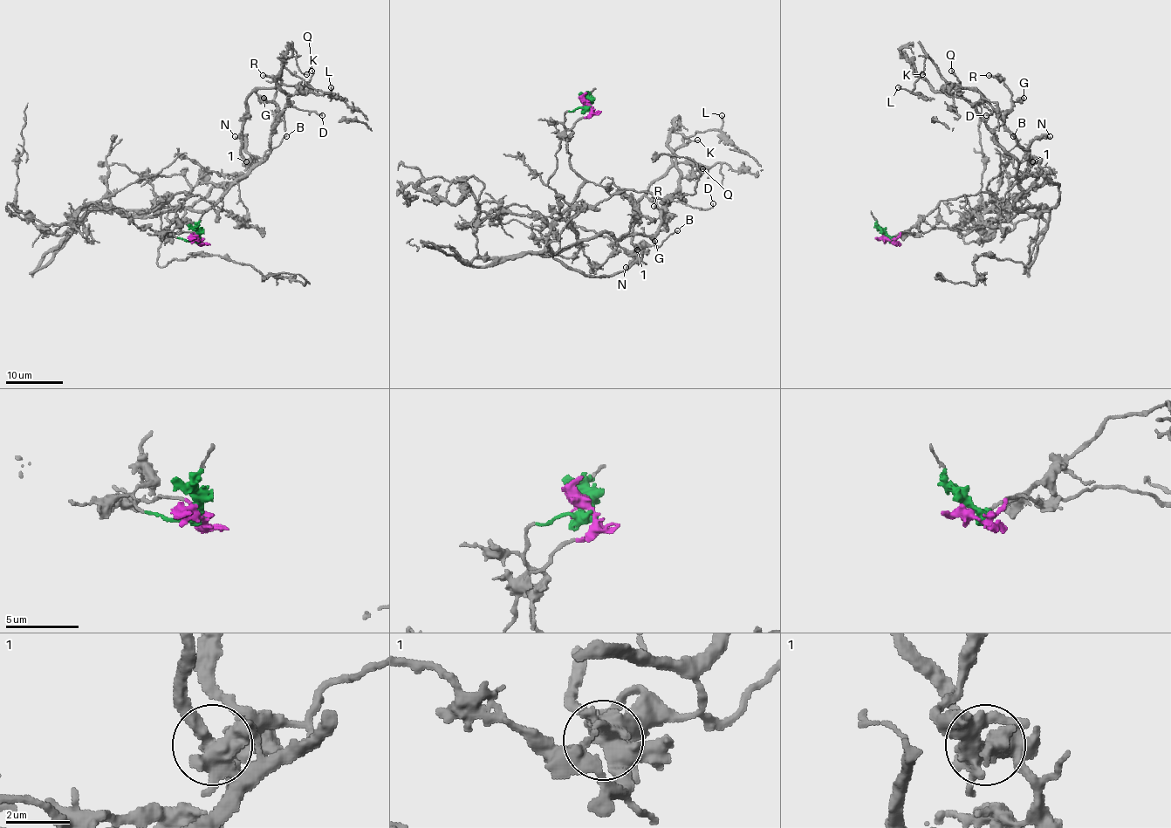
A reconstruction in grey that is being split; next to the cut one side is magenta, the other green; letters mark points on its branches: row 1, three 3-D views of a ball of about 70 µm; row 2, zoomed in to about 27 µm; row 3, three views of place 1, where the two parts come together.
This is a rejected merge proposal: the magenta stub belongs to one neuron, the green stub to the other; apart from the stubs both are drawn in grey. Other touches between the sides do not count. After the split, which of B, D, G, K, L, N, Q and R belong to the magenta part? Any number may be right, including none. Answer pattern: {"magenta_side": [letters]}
{"magenta_side": ["B", "D", "G", "L", "N", "Q", "R"]}

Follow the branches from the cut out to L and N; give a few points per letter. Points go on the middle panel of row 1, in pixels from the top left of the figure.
L: (587, 105), (563, 133), (548, 180), (578, 240), (653, 235), (679, 178), (667, 135), (720, 129), (721, 115)
N: (587, 105), (563, 133), (548, 186), (570, 207), (578, 240), (653, 240), (638, 244), (626, 268)

